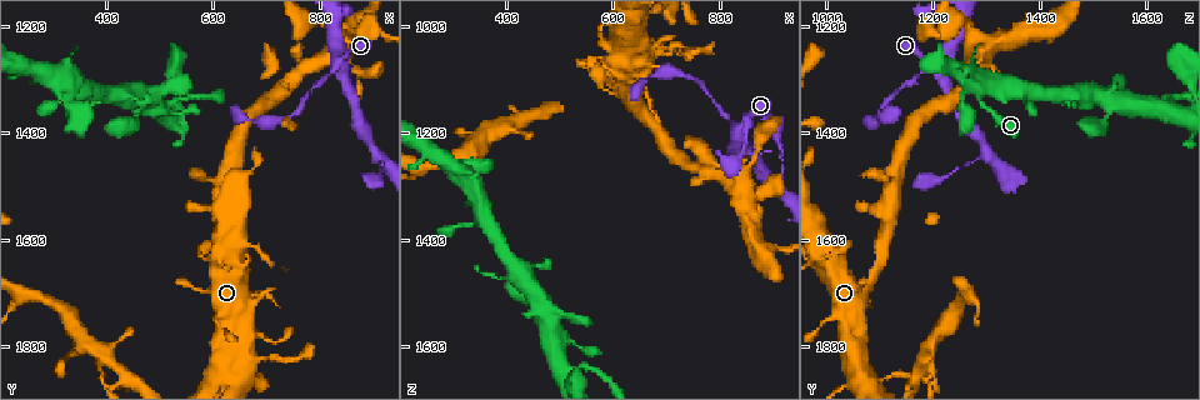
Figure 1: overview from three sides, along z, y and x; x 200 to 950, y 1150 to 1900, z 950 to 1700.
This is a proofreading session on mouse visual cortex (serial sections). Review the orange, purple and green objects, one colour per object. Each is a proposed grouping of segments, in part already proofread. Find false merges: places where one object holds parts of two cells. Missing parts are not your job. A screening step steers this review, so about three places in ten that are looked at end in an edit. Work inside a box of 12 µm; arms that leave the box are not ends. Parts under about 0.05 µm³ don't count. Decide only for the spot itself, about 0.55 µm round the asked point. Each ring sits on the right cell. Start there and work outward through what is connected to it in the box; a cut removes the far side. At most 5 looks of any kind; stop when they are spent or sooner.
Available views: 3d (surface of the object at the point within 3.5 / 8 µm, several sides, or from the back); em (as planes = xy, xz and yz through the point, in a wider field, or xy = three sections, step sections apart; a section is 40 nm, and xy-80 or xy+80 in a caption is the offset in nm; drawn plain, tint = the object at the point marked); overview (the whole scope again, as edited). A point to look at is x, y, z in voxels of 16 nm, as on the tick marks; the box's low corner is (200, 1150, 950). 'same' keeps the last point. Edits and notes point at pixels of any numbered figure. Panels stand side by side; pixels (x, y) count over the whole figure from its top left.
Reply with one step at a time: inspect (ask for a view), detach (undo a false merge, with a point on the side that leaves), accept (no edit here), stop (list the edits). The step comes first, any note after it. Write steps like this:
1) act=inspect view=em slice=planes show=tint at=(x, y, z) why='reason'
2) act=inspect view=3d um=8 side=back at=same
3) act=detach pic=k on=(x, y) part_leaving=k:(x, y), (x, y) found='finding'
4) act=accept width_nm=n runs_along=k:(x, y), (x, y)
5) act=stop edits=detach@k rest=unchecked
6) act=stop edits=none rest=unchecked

act=inspect view=3d um=8 at=(835, 1270, 1210) why='thin arm on a thick one'

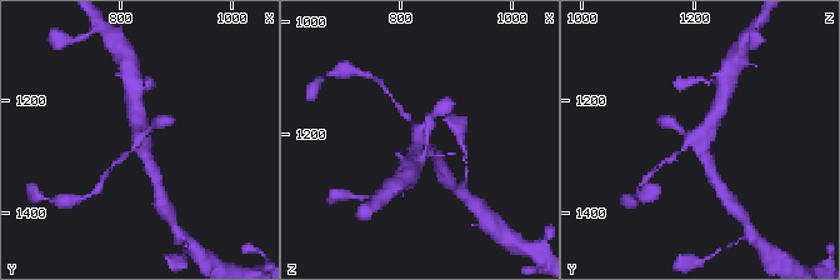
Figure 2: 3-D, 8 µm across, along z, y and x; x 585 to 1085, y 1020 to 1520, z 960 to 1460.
act=inspect view=em slice=xy step=2 show=tint at=(835, 1270, 1210)

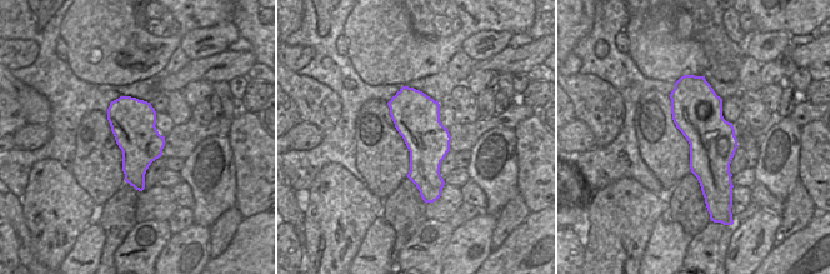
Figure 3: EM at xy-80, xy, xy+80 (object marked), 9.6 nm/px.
act=accept width_nm=460 runs_along=2:(674, 124), (699, 136), (713, 170) found='one cell here'

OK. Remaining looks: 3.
act=inspect view=3d um=3.5 at=(305, 1350, 1370) why='thick turns thin'

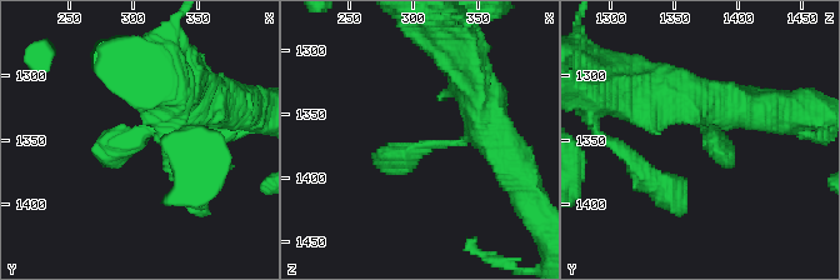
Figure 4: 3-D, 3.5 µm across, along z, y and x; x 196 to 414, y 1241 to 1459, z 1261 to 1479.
act=inspect view=em slice=planes show=tint at=(304, 1348, 1378)

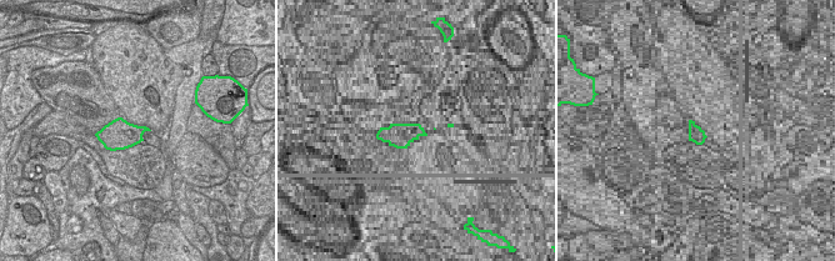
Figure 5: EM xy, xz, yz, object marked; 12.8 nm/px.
act=accept width_nm=400 runs_along=4:(203, 96), (188, 120), (95, 154) found='continuous, no second cell'

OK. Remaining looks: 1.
act=stop edits=none rest=unchecked

